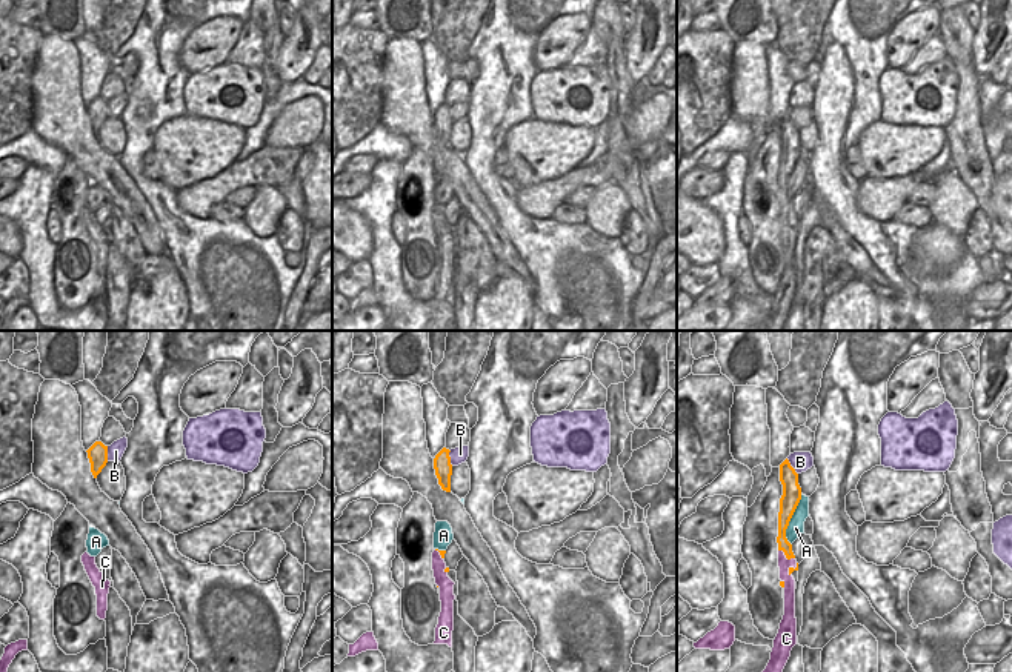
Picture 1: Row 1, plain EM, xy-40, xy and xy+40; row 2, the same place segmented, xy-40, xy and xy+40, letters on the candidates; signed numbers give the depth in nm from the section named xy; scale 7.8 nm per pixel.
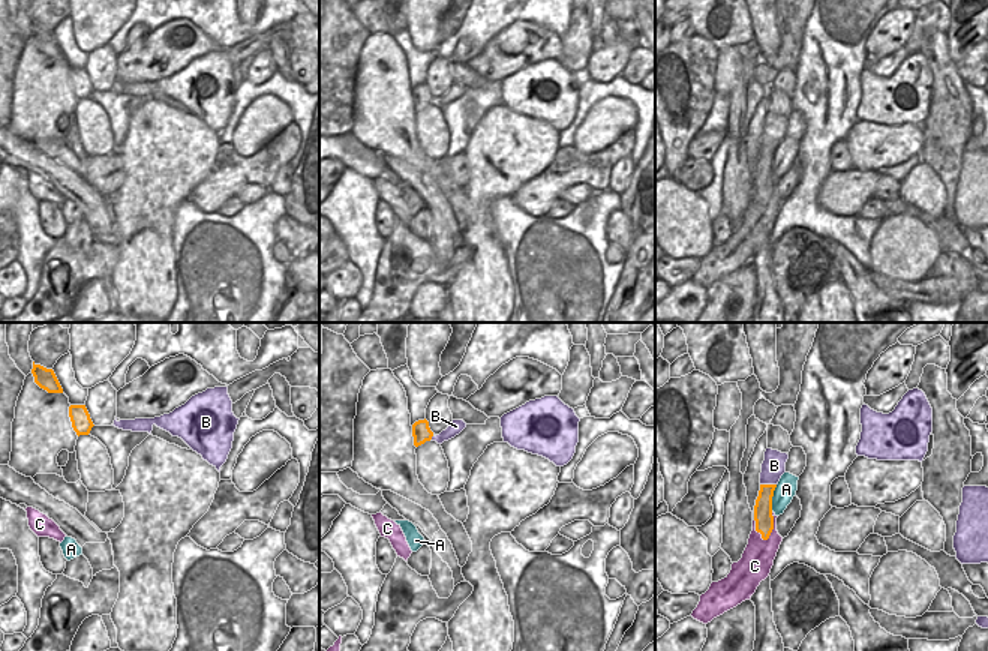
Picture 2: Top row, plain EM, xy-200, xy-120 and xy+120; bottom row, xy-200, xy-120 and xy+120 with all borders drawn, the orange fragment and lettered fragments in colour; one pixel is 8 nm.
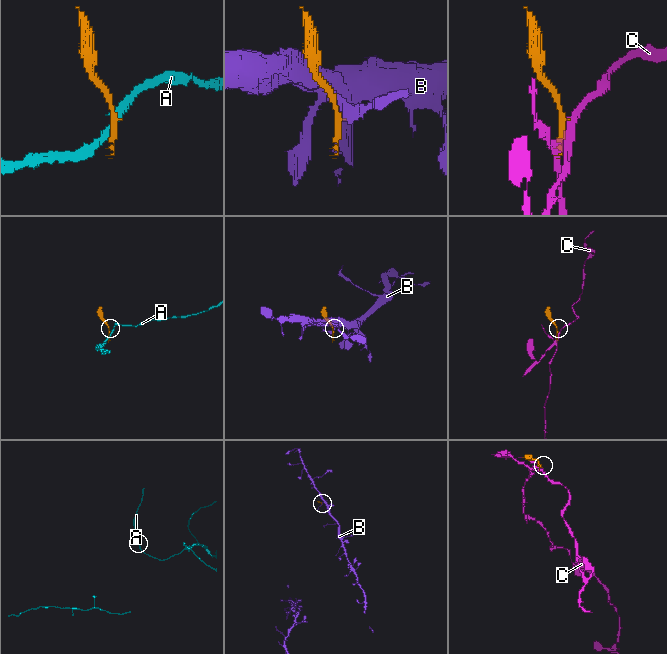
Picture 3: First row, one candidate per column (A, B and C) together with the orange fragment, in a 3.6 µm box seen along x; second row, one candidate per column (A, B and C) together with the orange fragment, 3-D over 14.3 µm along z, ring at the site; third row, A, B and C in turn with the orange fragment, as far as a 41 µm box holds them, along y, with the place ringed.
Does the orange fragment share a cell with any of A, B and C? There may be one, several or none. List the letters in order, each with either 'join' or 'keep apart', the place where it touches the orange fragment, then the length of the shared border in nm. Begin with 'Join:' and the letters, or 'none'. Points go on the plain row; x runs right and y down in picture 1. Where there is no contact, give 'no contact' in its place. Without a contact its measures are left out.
Join: none
A: keep apart; meets orange in xy+40 at (789, 176); contact 420 nm long
B: keep apart; meets orange in xy+40 at (791, 122); contact 160 nm long
C: keep apart; meets orange in xy+40 at (786, 212); contact 150 nm long

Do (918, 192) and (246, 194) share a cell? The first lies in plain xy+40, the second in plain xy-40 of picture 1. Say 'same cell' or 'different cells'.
same cell

